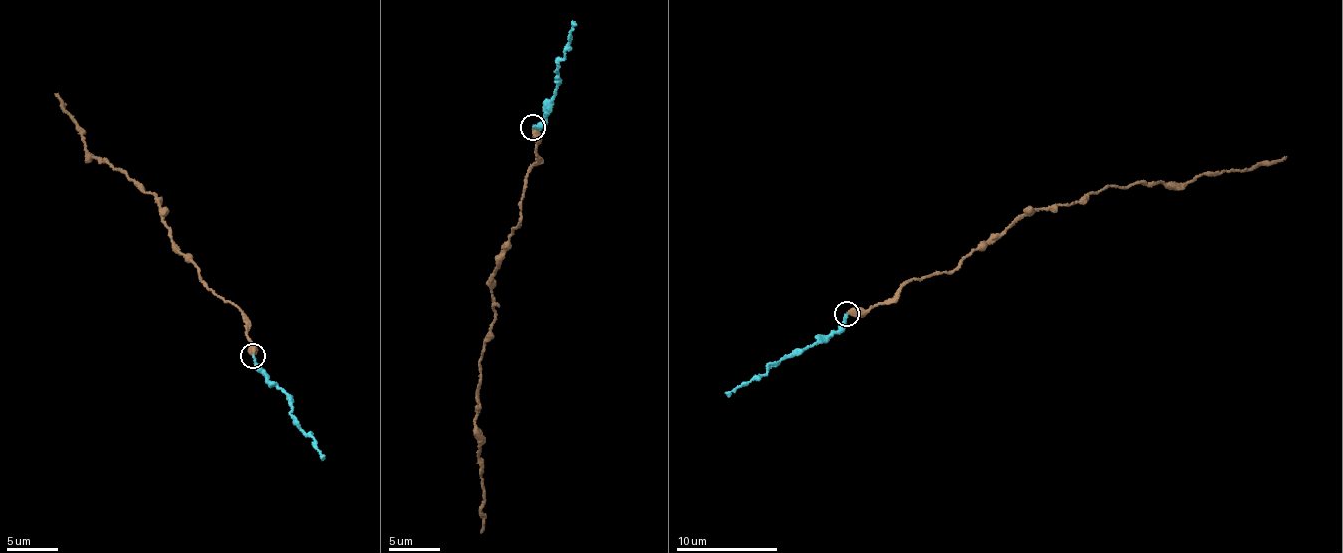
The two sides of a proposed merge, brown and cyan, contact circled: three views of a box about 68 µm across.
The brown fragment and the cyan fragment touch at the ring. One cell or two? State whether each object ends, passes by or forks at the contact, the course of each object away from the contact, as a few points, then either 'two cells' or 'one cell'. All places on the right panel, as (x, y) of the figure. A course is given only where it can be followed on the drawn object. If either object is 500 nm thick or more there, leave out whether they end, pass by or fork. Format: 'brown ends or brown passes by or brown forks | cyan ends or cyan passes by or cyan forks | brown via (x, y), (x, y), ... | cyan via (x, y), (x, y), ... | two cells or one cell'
brown ends | cyan ends | brown via (847, 313), (886, 303), (904, 283), (957, 269), (1015, 220), (1048, 206), (1119, 186), (1191, 183), (1286, 156) | cyan via (847, 313), (837, 331), (774, 361), (766, 374), (743, 381), (724, 394) | one cell

